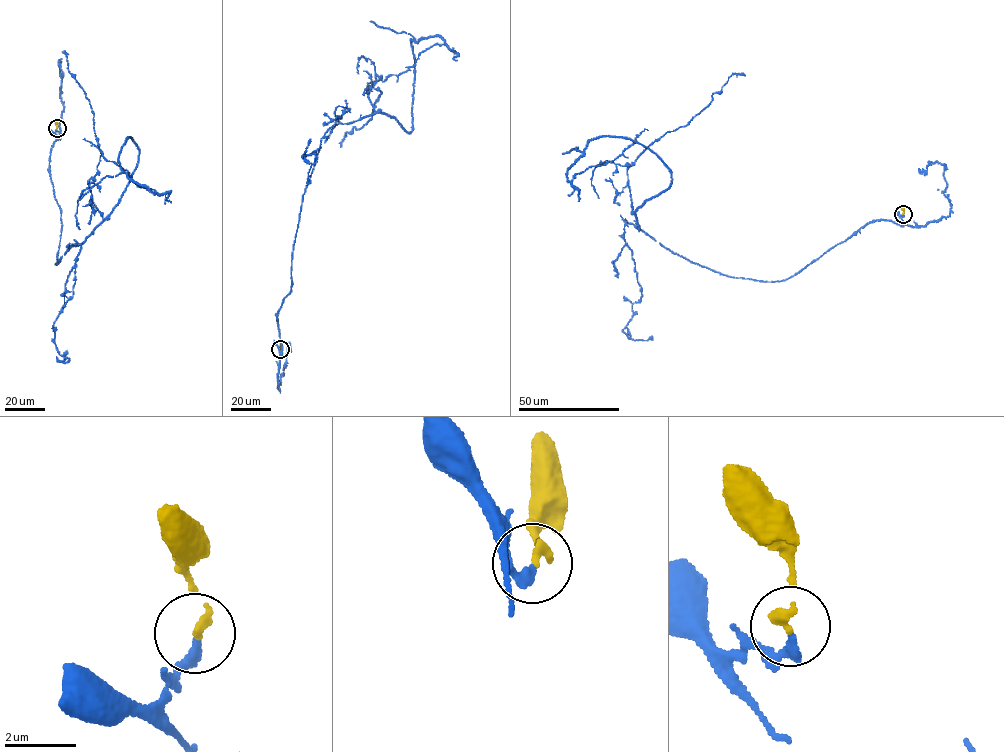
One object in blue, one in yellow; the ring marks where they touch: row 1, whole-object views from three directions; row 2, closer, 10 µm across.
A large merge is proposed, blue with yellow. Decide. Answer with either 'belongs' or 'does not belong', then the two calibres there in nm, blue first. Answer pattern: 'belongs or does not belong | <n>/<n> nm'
belongs | 260/280 nm

